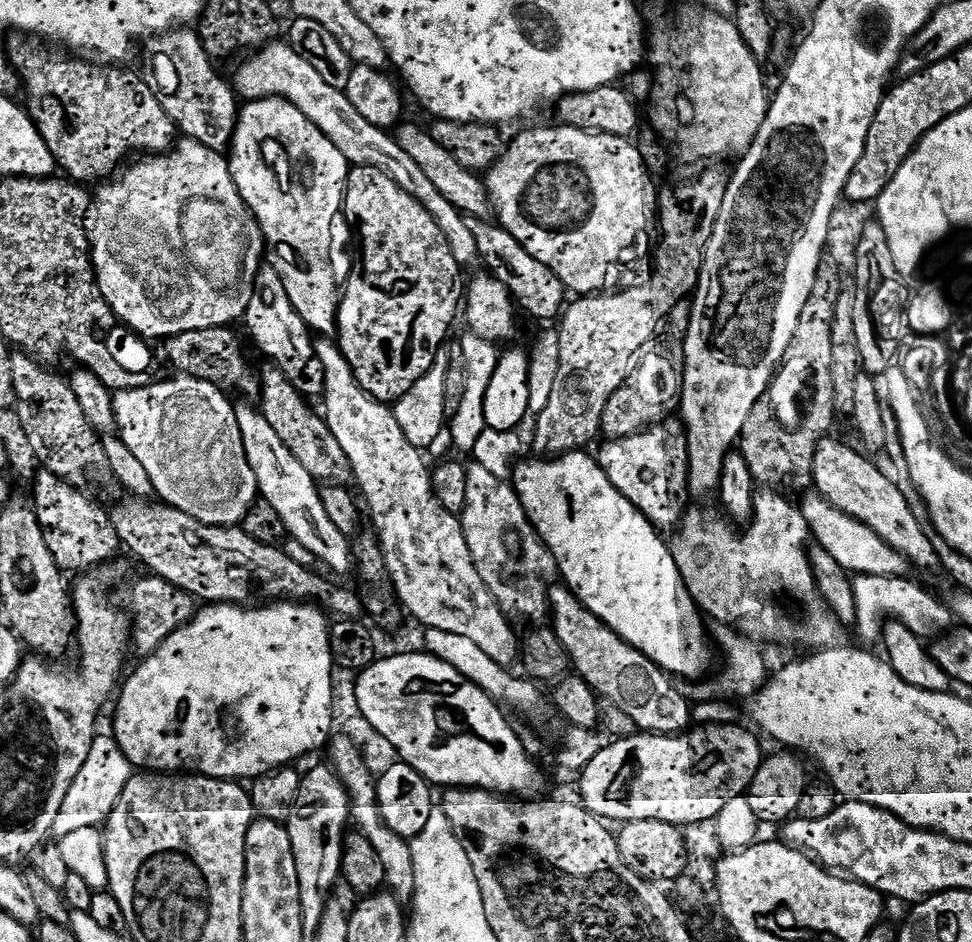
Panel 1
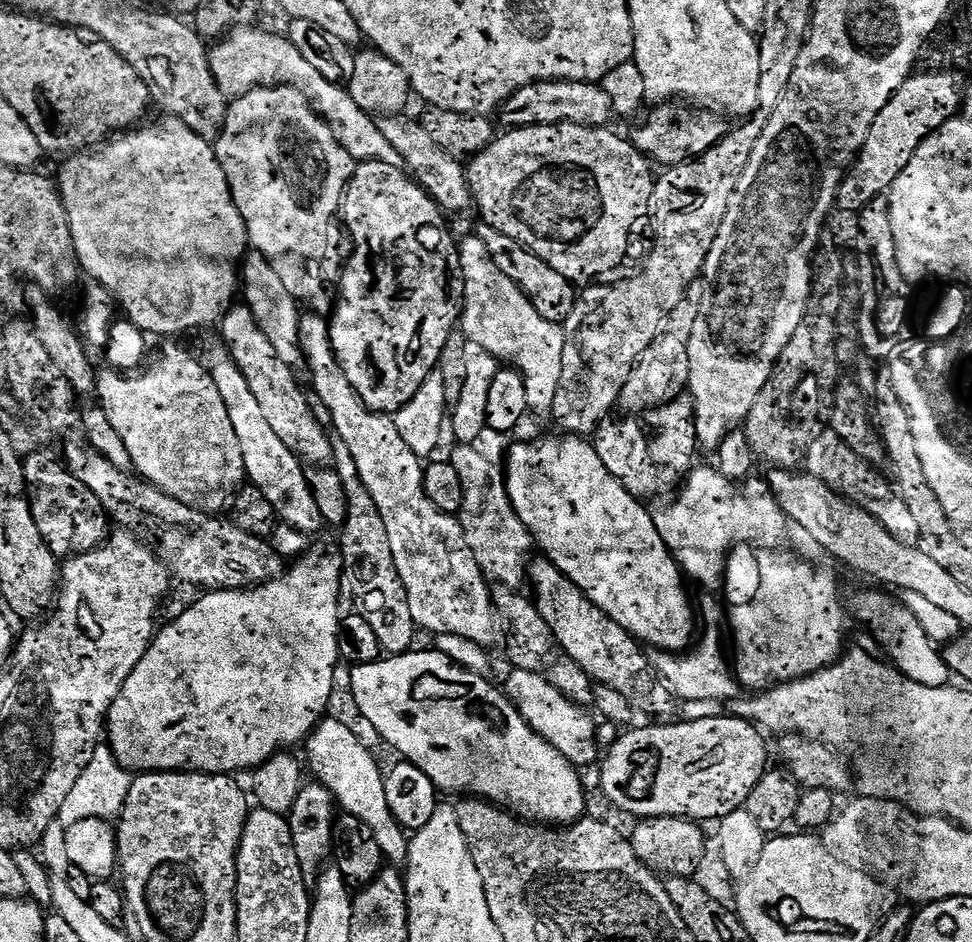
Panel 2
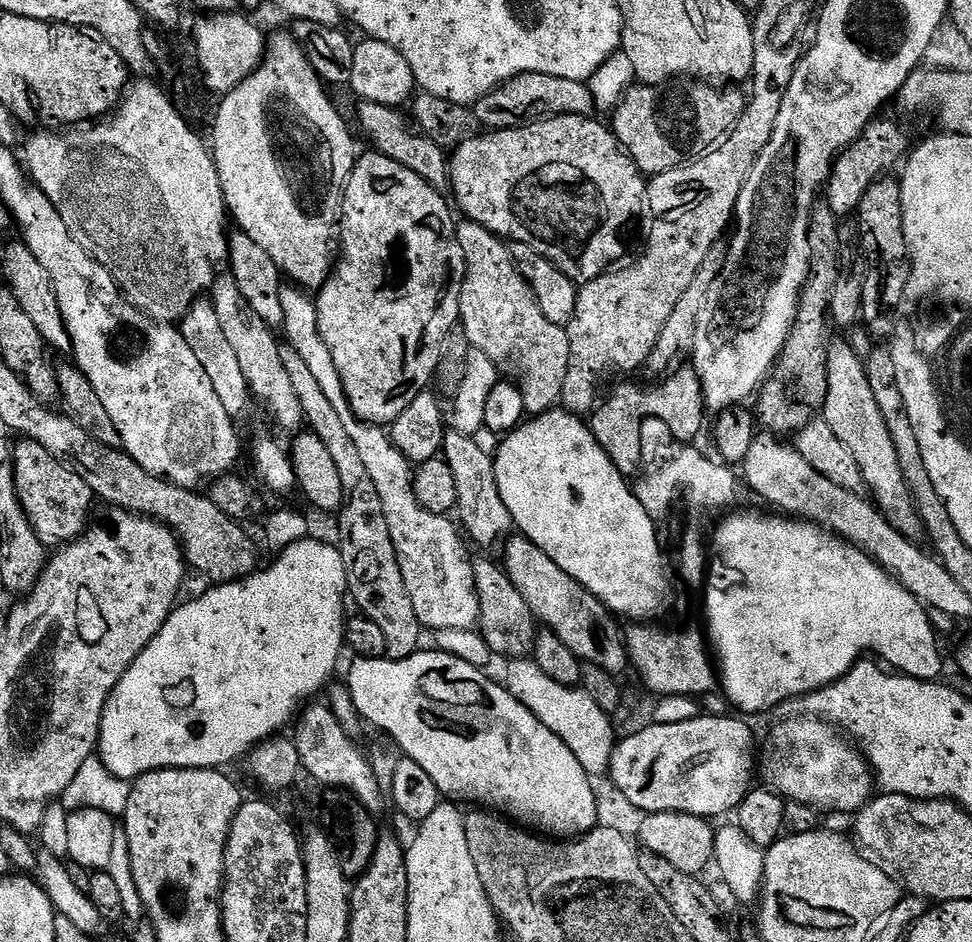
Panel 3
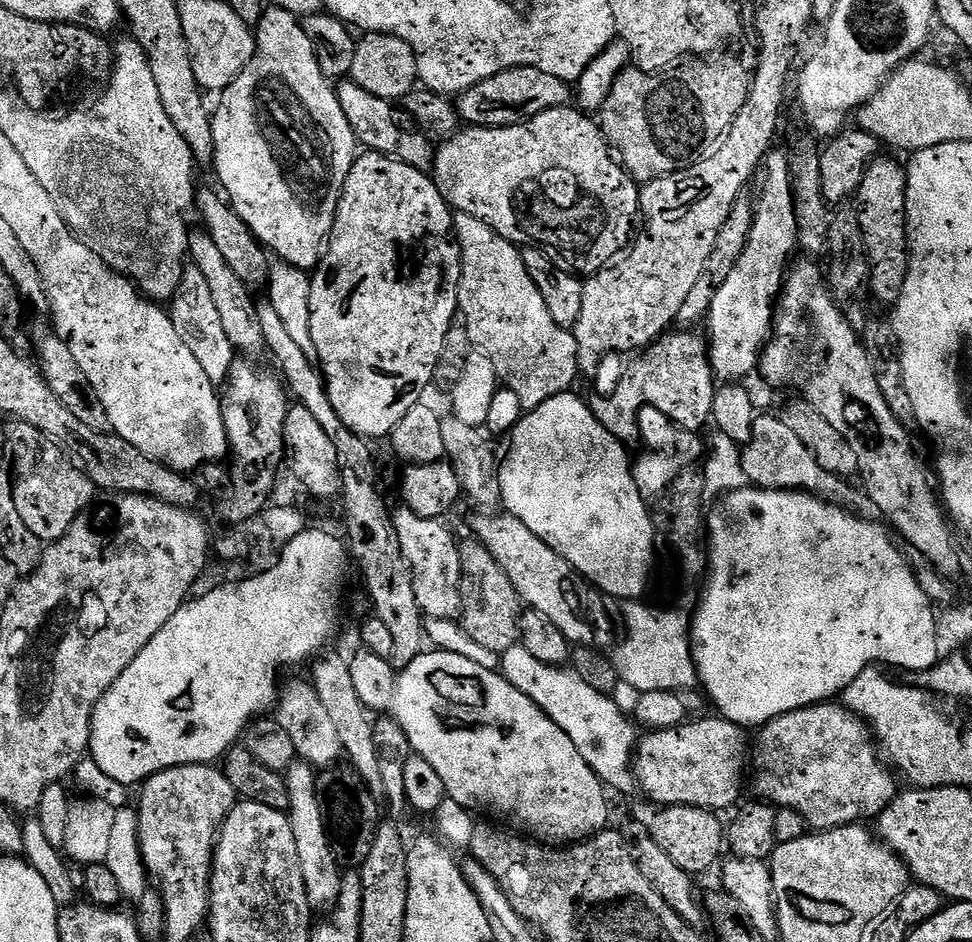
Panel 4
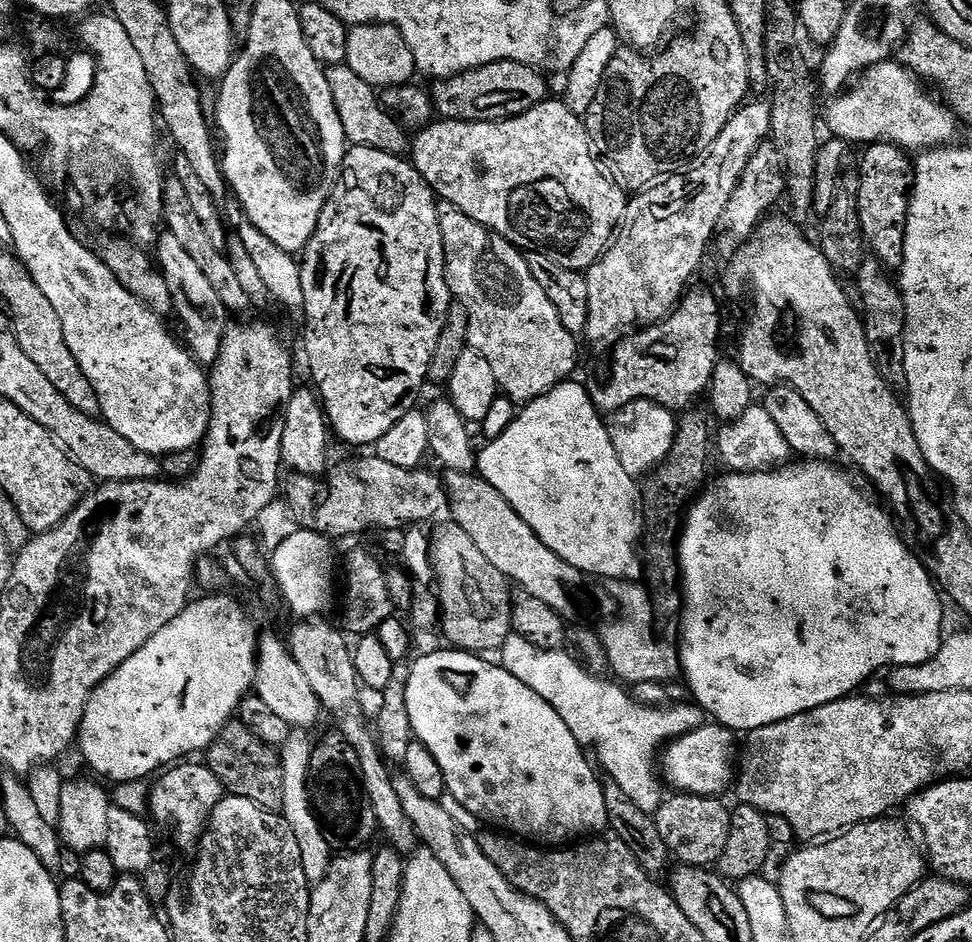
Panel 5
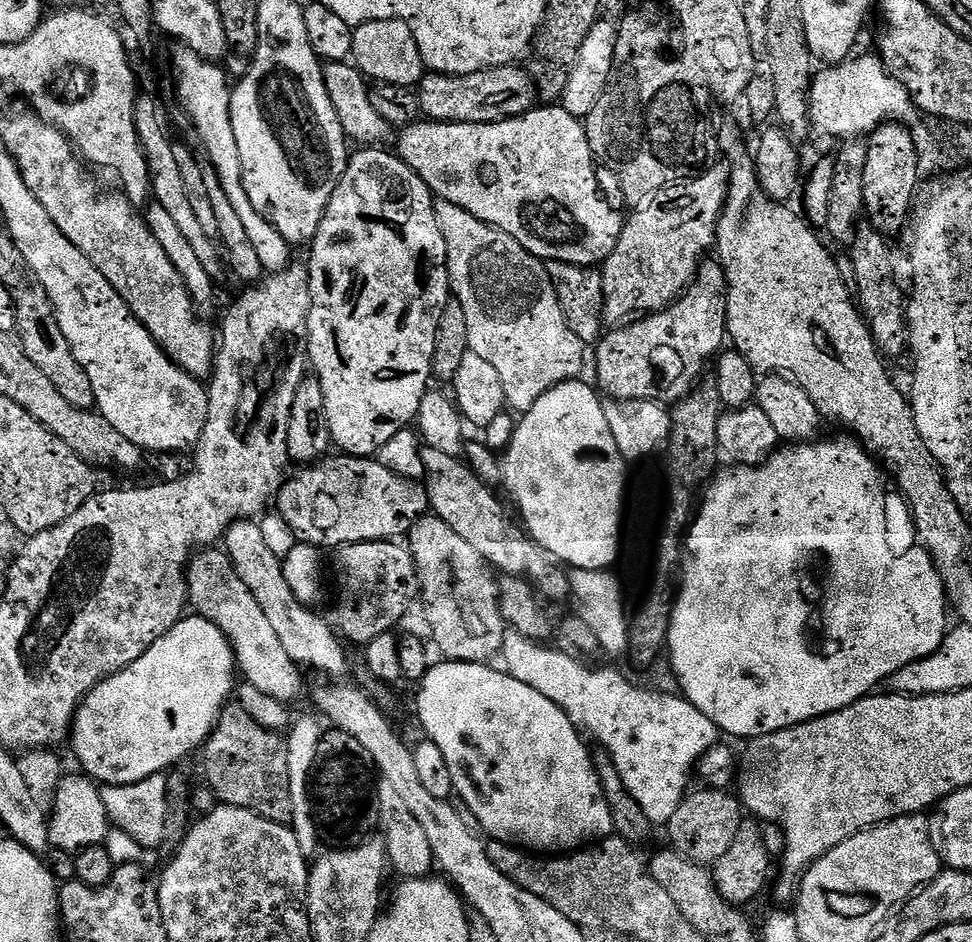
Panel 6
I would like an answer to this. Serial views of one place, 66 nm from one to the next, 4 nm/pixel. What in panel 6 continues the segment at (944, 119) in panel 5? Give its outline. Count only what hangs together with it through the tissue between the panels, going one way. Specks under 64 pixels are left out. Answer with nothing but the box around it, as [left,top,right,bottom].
[808,55,918,142]

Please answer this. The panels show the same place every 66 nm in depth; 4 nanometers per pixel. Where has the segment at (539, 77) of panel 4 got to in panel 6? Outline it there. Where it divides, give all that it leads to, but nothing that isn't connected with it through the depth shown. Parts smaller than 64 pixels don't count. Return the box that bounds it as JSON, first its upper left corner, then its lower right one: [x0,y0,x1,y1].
[418,66,538,124]

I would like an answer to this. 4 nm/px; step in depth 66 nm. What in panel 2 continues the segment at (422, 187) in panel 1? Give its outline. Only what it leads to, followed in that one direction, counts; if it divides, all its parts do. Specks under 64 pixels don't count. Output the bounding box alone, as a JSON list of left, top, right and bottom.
[208,27,405,168]

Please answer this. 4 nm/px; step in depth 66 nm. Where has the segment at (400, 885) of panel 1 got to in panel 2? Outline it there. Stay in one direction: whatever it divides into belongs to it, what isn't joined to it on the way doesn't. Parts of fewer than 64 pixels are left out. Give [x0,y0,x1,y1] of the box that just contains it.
[306,718,410,866]

